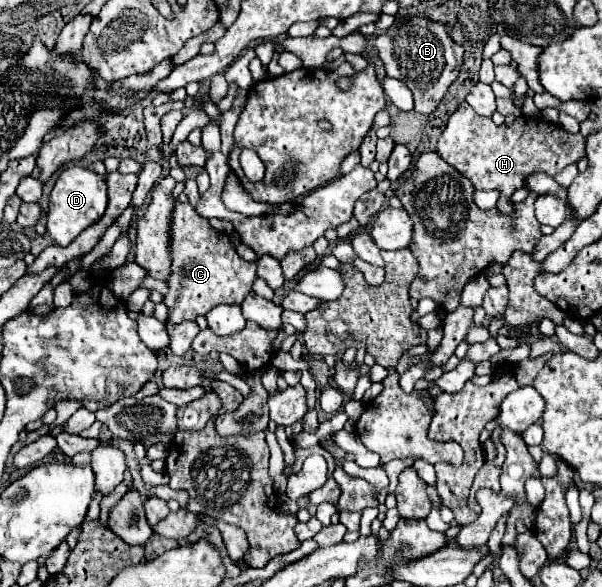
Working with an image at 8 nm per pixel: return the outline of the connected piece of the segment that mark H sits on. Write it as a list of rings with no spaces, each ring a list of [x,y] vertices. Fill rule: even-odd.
[[[467,102],[459,104],[459,108],[449,116],[445,130],[439,136],[437,142],[437,152],[441,158],[445,158],[447,164],[451,164],[453,168],[459,170],[461,176],[469,178],[475,190],[497,190],[501,196],[497,200],[497,210],[501,214],[513,214],[513,202],[511,196],[515,190],[525,186],[527,176],[535,174],[535,172],[545,172],[551,178],[557,176],[565,166],[577,162],[579,158],[583,158],[585,150],[585,138],[581,134],[569,134],[565,132],[559,124],[551,124],[541,120],[541,116],[521,116],[517,118],[511,126],[495,126],[495,122],[491,118],[483,118],[479,116]]]

